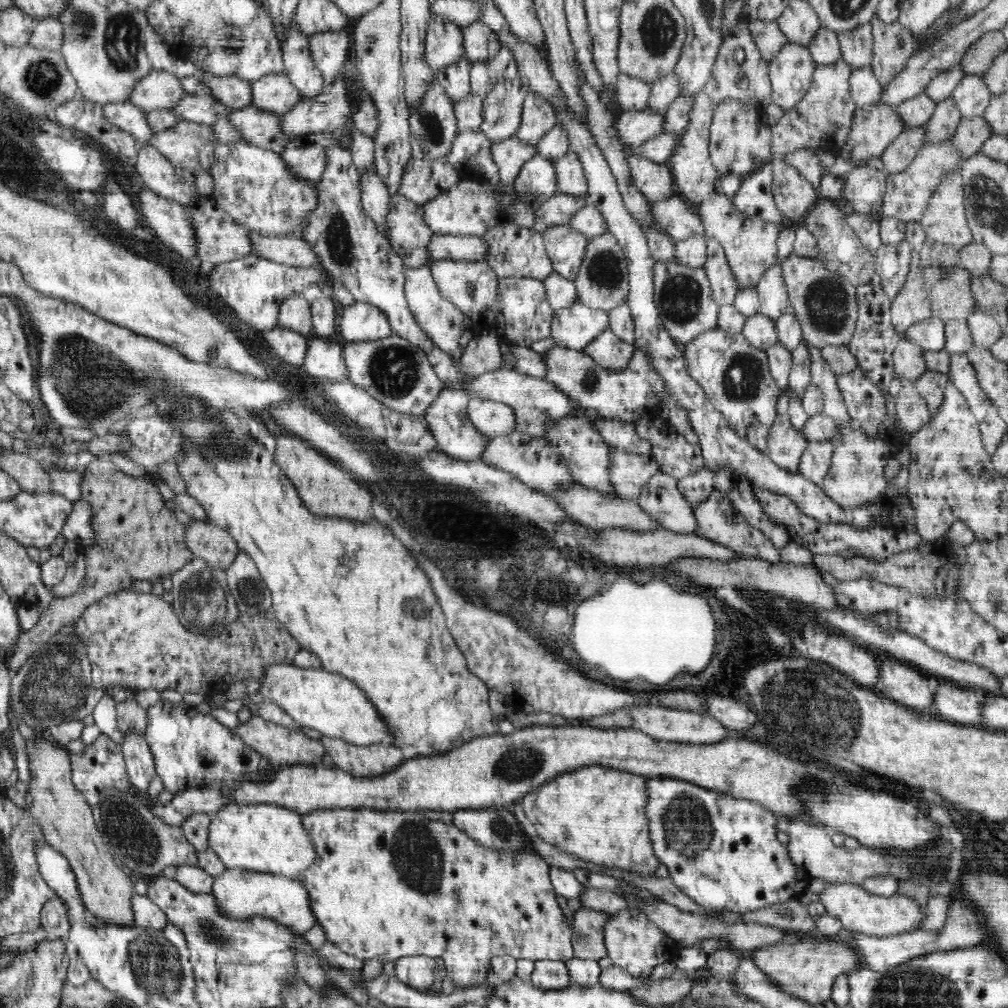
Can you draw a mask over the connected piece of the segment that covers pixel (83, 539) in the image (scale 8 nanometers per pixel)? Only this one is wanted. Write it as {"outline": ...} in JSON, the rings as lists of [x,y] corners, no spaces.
{"outline":[[[82,499],[73,504],[72,512],[67,516],[62,534],[66,540],[80,545],[93,545],[94,531],[91,527],[92,507]]]}

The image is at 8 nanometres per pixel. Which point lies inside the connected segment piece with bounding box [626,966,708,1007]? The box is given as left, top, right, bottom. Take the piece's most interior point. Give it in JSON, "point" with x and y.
{"point":[670,990]}

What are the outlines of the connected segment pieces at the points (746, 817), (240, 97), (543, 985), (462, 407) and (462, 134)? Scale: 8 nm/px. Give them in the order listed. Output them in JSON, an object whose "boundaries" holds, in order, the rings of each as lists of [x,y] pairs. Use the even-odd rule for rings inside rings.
{"boundaries":[[[[646,777],[646,791],[648,791],[648,806],[646,814],[650,826],[650,841],[652,841],[652,851],[656,853],[656,857],[660,859],[660,864],[665,864],[669,870],[670,877],[674,884],[687,894],[694,902],[703,906],[706,910],[726,910],[739,912],[740,914],[748,911],[768,908],[775,904],[793,899],[798,901],[806,894],[808,884],[812,876],[808,873],[798,870],[798,867],[792,863],[788,847],[778,840],[777,815],[766,809],[760,803],[749,801],[746,799],[734,798],[730,794],[724,794],[716,790],[706,789],[692,782],[676,780],[675,778],[649,778]]],[[[203,71],[200,73],[203,90],[217,102],[233,110],[244,109],[251,105],[251,86],[240,77],[221,77]]],[[[534,961],[530,982],[542,990],[560,990],[573,986],[568,967],[561,961]]],[[[445,388],[436,397],[436,400],[426,409],[425,421],[429,426],[430,433],[434,435],[438,450],[464,461],[480,459],[487,443],[486,437],[480,434],[470,422],[467,415],[467,404],[470,396],[462,389]]],[[[458,131],[453,147],[442,160],[468,178],[491,180],[499,176],[498,165],[491,155],[492,142],[480,131]]]]}

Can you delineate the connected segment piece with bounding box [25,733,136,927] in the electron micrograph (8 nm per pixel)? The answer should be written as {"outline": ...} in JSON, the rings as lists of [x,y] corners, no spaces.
{"outline":[[[40,733],[38,740],[25,740],[25,742],[31,772],[29,792],[34,799],[32,806],[26,808],[27,811],[41,826],[44,840],[68,859],[76,881],[78,881],[80,897],[82,897],[86,910],[98,917],[100,921],[116,925],[130,925],[131,927],[136,924],[131,903],[133,879],[135,877],[128,877],[122,871],[121,866],[116,864],[114,861],[115,853],[111,846],[104,843],[88,800],[73,786],[70,751],[53,743],[45,733]]]}

